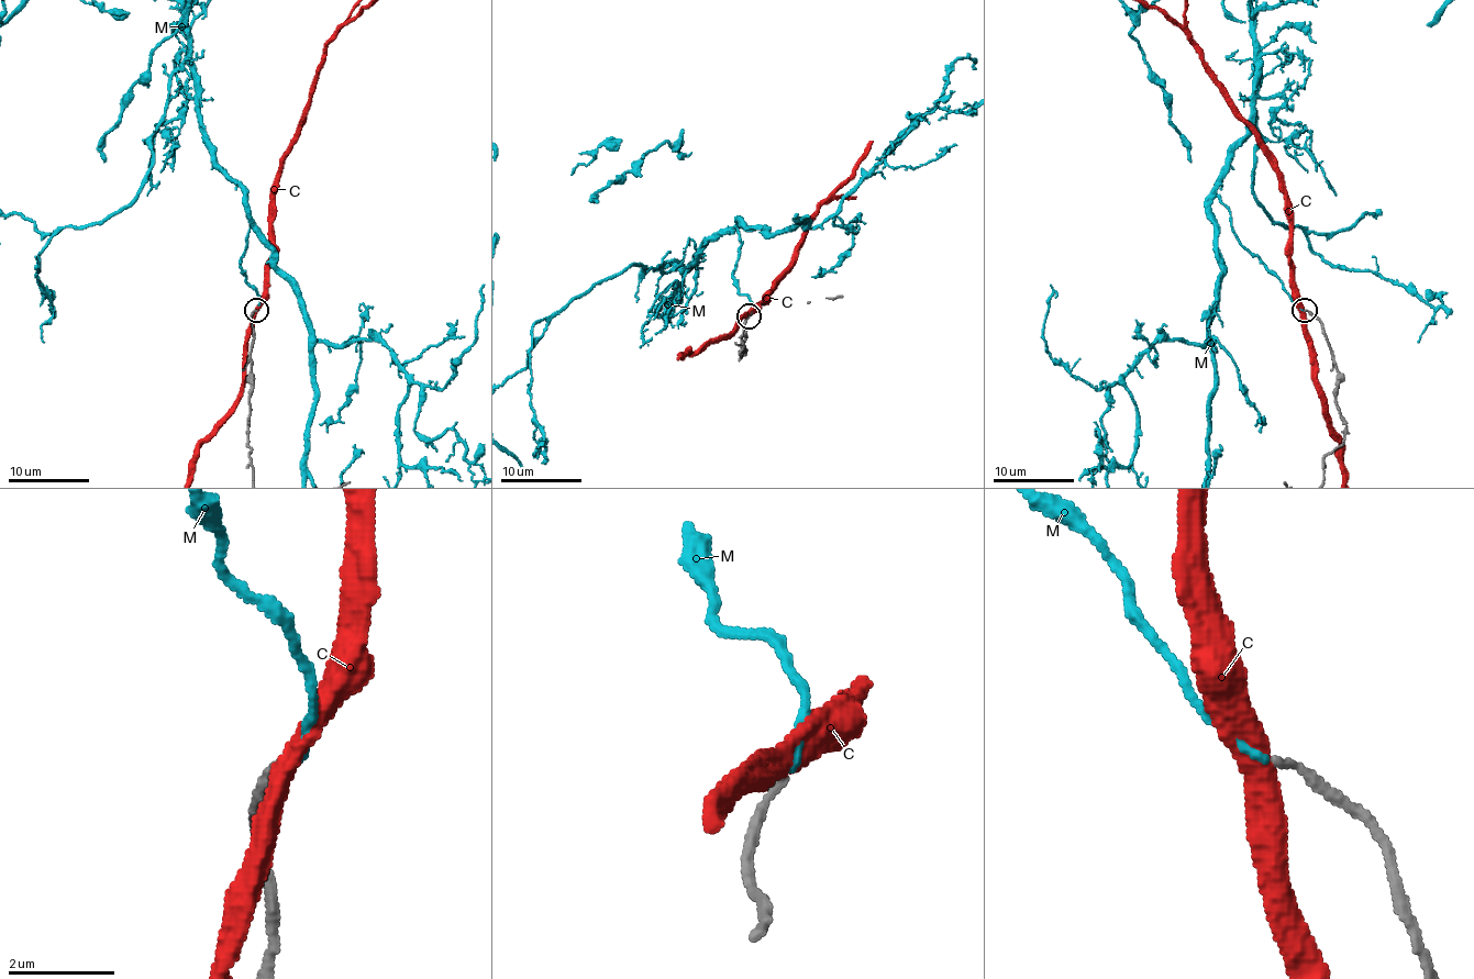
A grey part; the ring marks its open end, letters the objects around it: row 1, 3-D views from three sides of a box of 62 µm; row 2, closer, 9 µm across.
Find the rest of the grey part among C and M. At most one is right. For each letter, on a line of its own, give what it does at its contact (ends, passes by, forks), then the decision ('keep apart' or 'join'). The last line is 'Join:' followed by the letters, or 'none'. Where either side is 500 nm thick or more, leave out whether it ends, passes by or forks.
C: it passes by; keep apart
M: it ends there; join
Join: M

